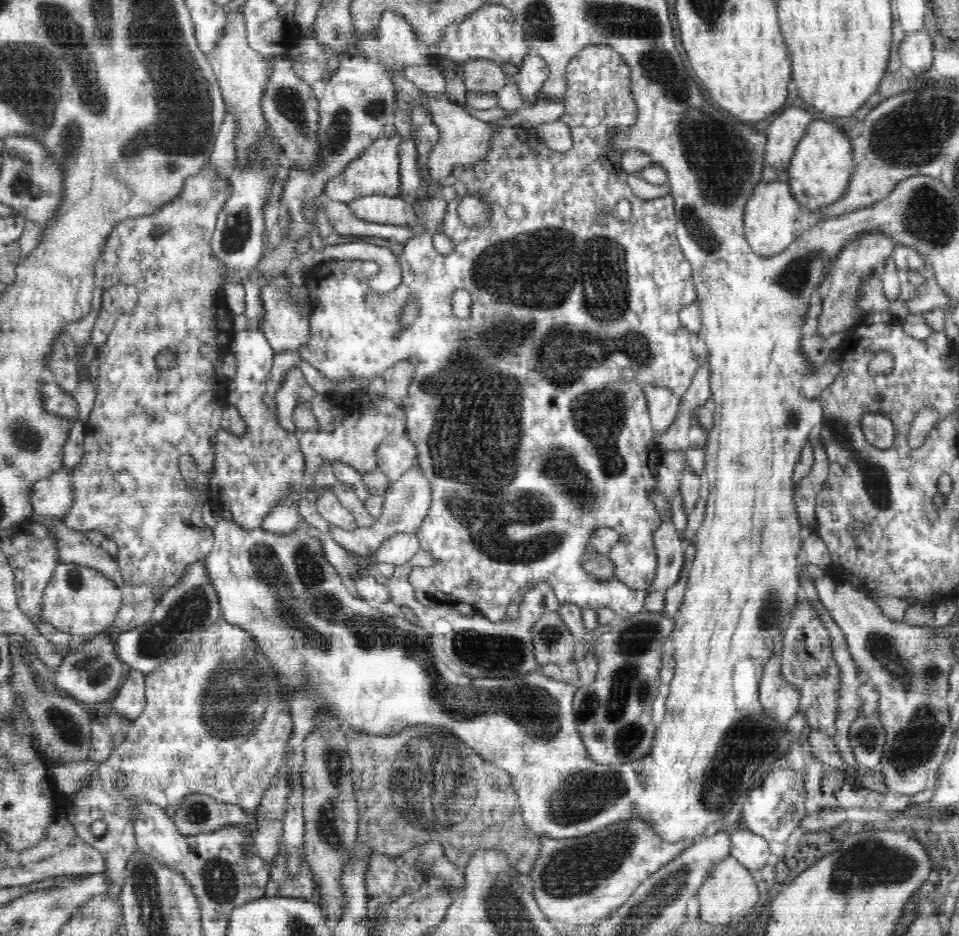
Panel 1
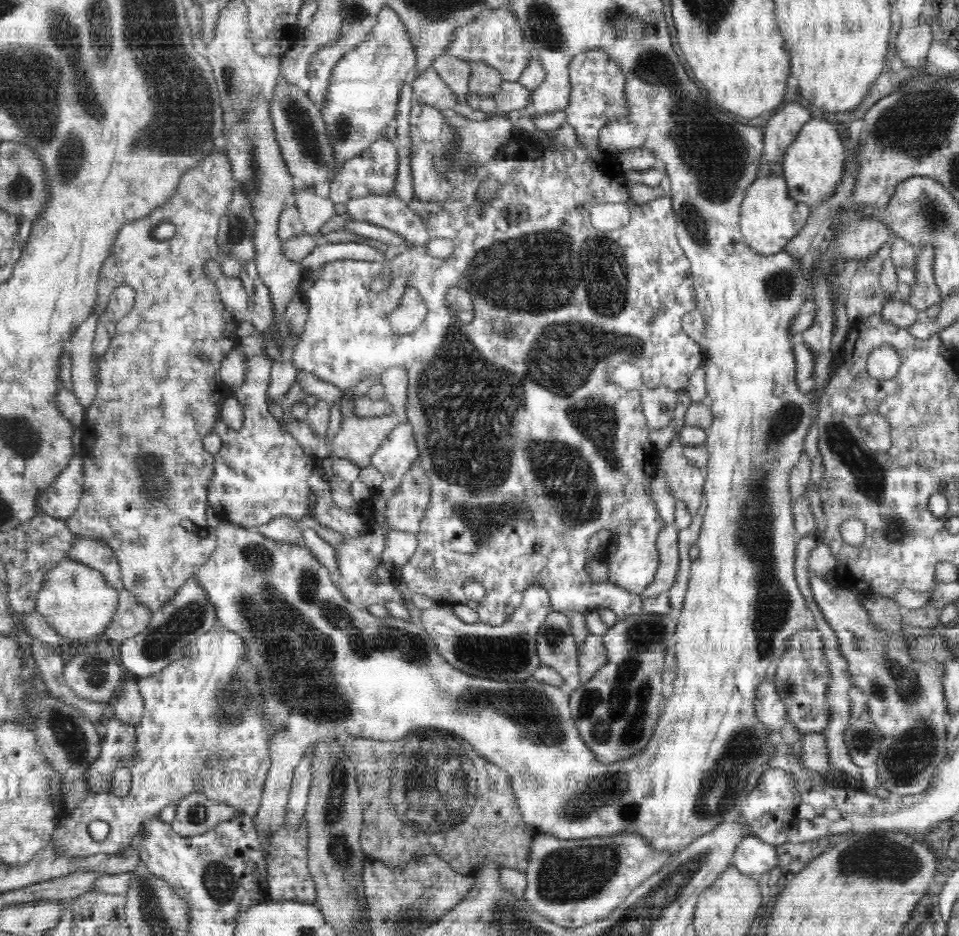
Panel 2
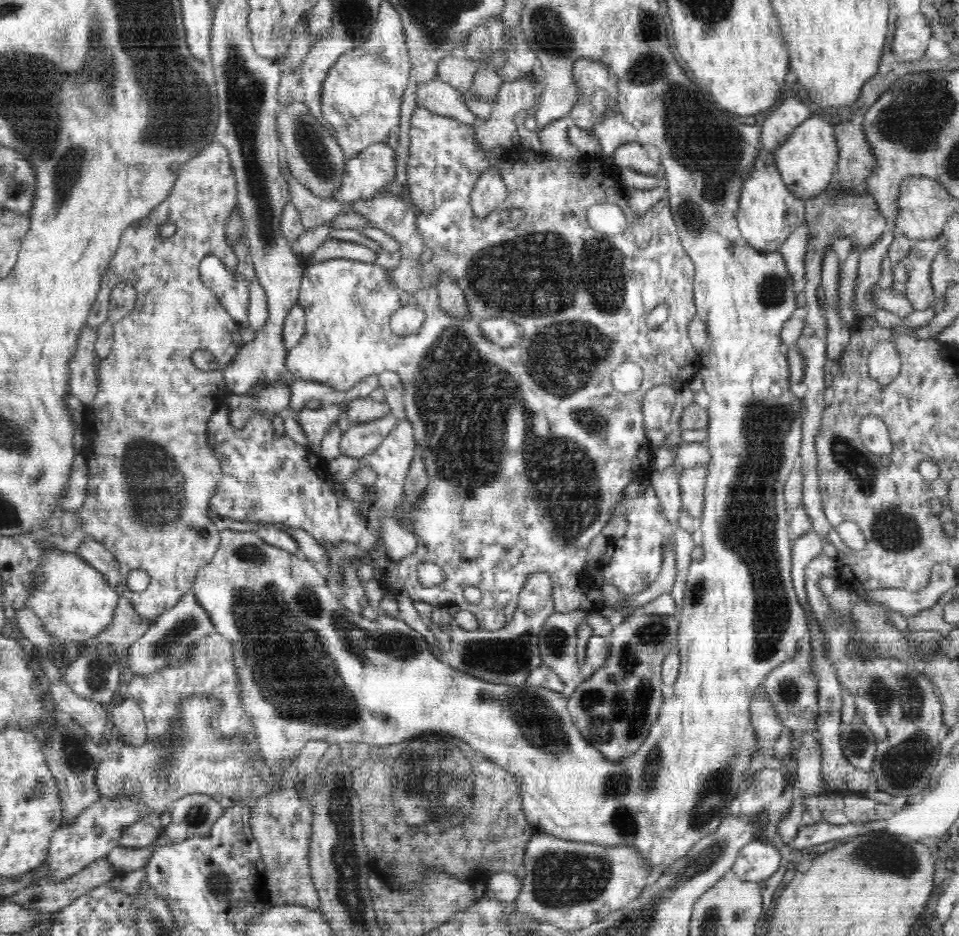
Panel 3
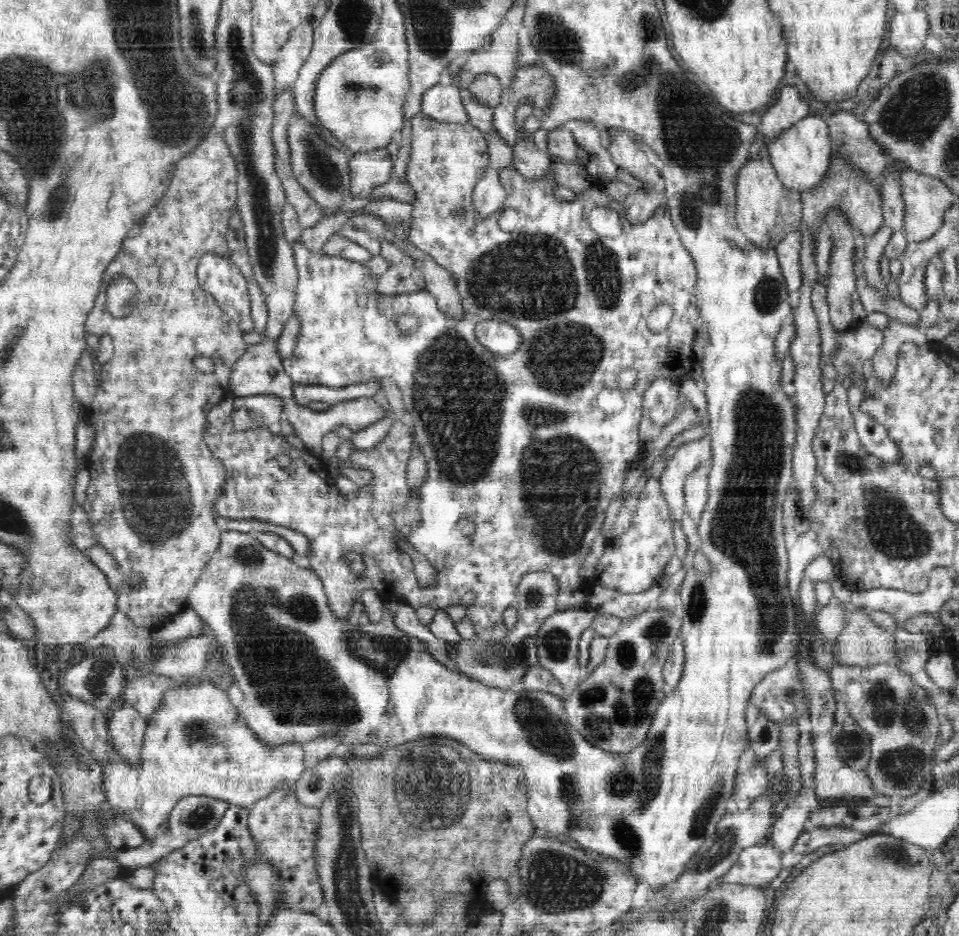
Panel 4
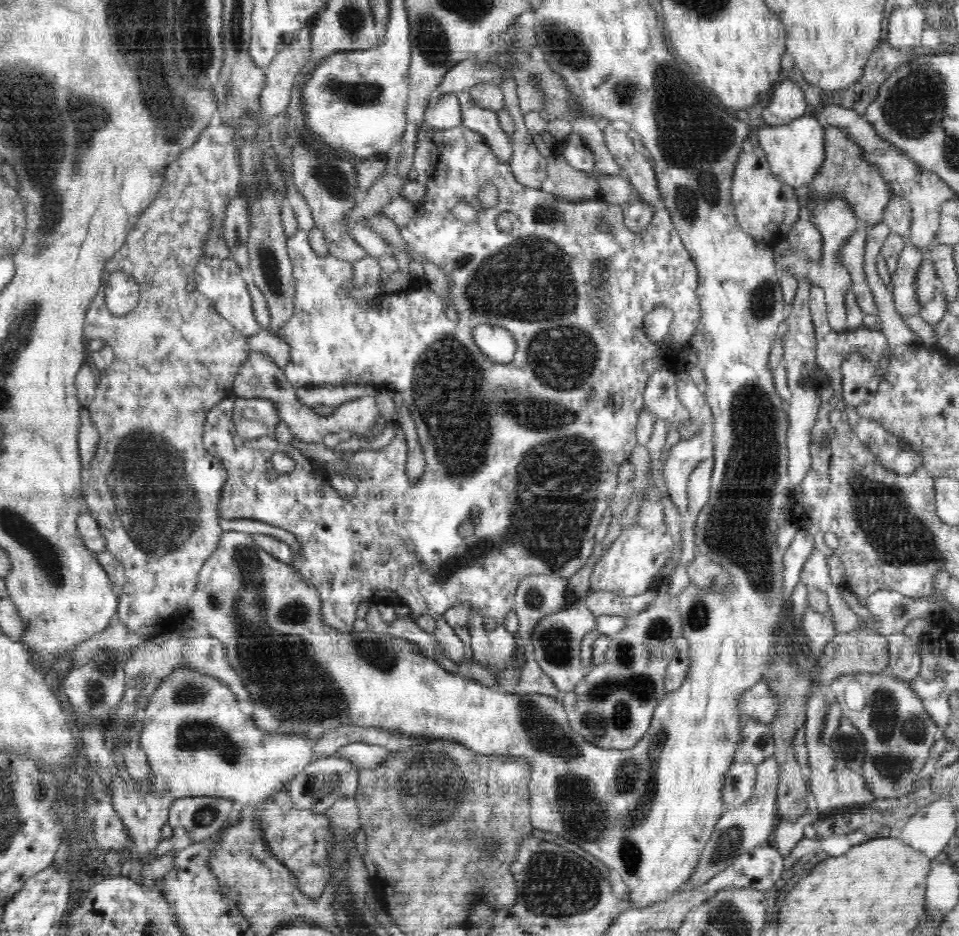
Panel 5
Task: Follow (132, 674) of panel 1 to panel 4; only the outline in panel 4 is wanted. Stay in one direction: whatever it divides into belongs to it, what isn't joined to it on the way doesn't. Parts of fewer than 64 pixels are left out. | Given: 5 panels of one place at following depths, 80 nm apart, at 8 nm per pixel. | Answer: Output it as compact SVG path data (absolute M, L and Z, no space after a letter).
M127 702L118 704L109 714L108 728L113 748L131 764L140 764L143 738L148 721Z

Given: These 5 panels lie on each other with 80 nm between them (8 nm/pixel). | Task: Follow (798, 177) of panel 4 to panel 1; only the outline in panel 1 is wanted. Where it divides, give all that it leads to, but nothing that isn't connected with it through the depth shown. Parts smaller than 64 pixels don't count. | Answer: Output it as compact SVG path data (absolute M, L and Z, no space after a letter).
M814 118L790 159L788 184L798 202L817 212L842 198L847 191L854 167L852 145L846 134L831 123Z

